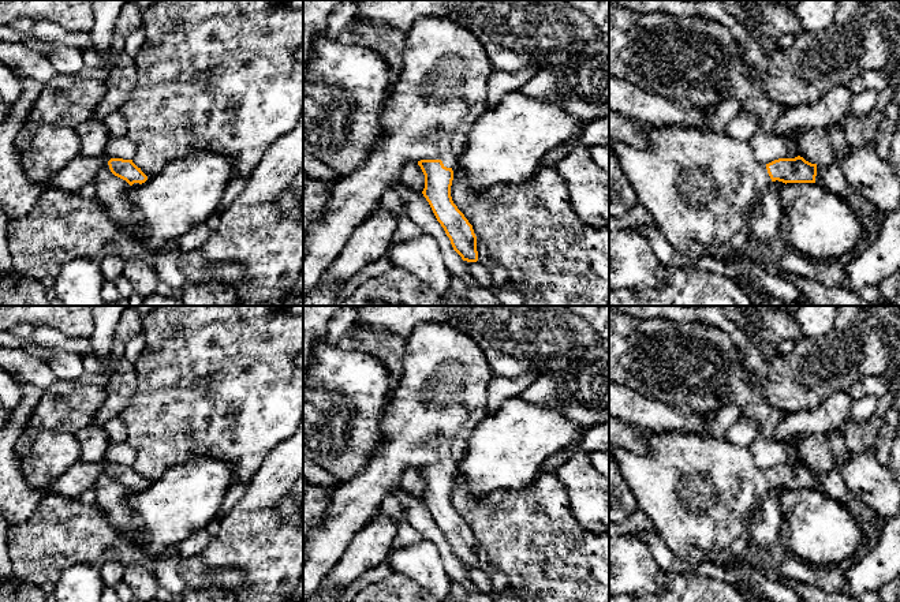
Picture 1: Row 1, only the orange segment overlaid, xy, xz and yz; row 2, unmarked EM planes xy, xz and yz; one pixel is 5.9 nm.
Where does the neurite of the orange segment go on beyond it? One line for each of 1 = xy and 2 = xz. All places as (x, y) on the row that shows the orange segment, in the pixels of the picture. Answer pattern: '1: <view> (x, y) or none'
1: xy (79, 171)
2: xz (441, 90)

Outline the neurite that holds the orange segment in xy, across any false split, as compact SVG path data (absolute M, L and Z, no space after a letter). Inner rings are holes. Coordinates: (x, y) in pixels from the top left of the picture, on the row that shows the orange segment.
M79 154L51 177L49 186L78 194L87 183L94 182L98 172L107 165L115 176L126 180L130 186L142 184L147 180L147 176L132 160L109 160L107 154L100 157Z

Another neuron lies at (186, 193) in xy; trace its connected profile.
M197 150L168 162L160 173L128 187L137 207L141 238L150 250L176 242L217 213L231 177L231 157Z

